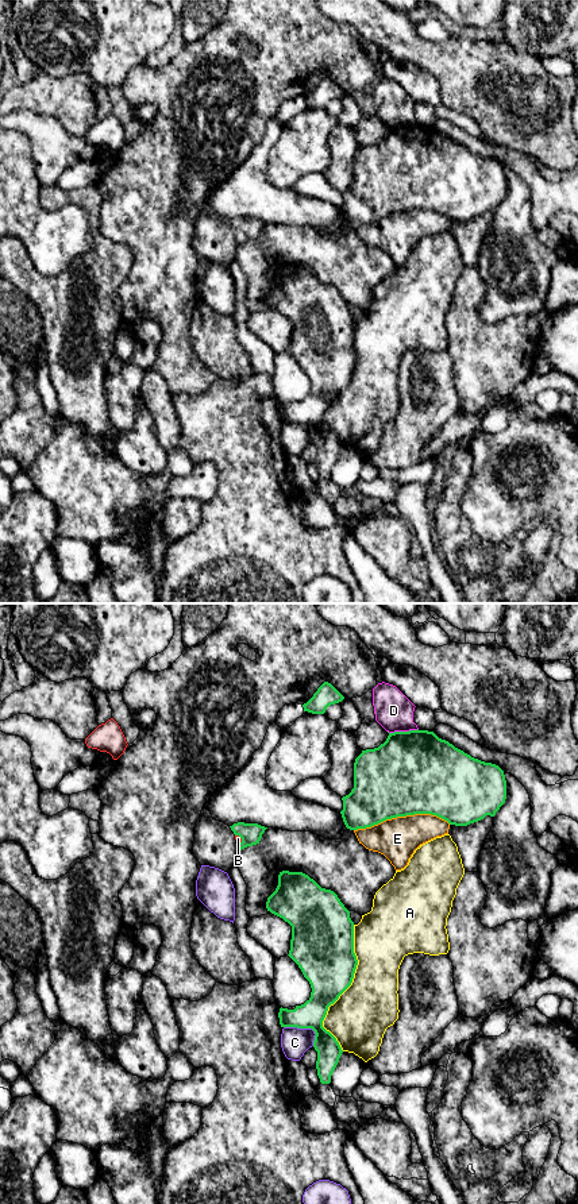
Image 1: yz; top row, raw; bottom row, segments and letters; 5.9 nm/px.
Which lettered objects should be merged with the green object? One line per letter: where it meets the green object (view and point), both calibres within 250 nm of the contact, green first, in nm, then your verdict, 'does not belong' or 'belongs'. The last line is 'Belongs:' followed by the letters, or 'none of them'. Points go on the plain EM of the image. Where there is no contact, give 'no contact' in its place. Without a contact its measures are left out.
A: meets green in yz at (347, 382); 360 nm thick on the green side, 360 nm on the other; does not belong
B: meets green in yz at (241, 232); 130 nm thick on the green side, 40 nm on the other; belongs
C: meets green in yz at (305, 423); 170 nm thick on the green side, 170 nm on the other; does not belong
D: meets green in yz at (403, 127); 500 nm thick on the green side, 220 nm on the other; does not belong
E: meets green in yz at (401, 211); 480 nm thick on the green side, 260 nm on the other; does not belong
Belongs: B

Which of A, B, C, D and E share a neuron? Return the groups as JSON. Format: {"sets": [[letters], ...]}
{"sets": [["A"], ["B"], ["C"], ["D"], ["E"]]}

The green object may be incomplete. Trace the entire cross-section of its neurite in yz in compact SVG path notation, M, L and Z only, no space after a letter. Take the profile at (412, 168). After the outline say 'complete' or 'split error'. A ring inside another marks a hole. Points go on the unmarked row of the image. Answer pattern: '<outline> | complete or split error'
M417 124L389 128L386 136L378 143L362 146L354 158L354 184L342 193L340 209L350 225L366 224L386 215L415 209L431 209L450 220L467 221L486 211L494 212L505 194L506 175L498 161L471 153L448 136L439 134L434 127Z | complete

